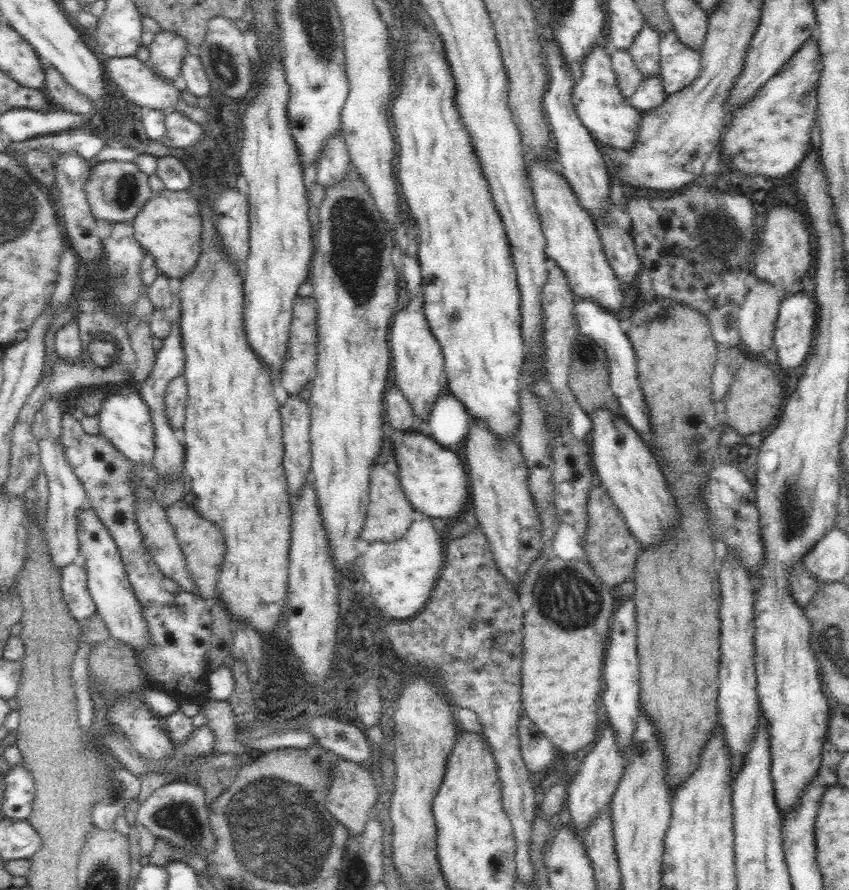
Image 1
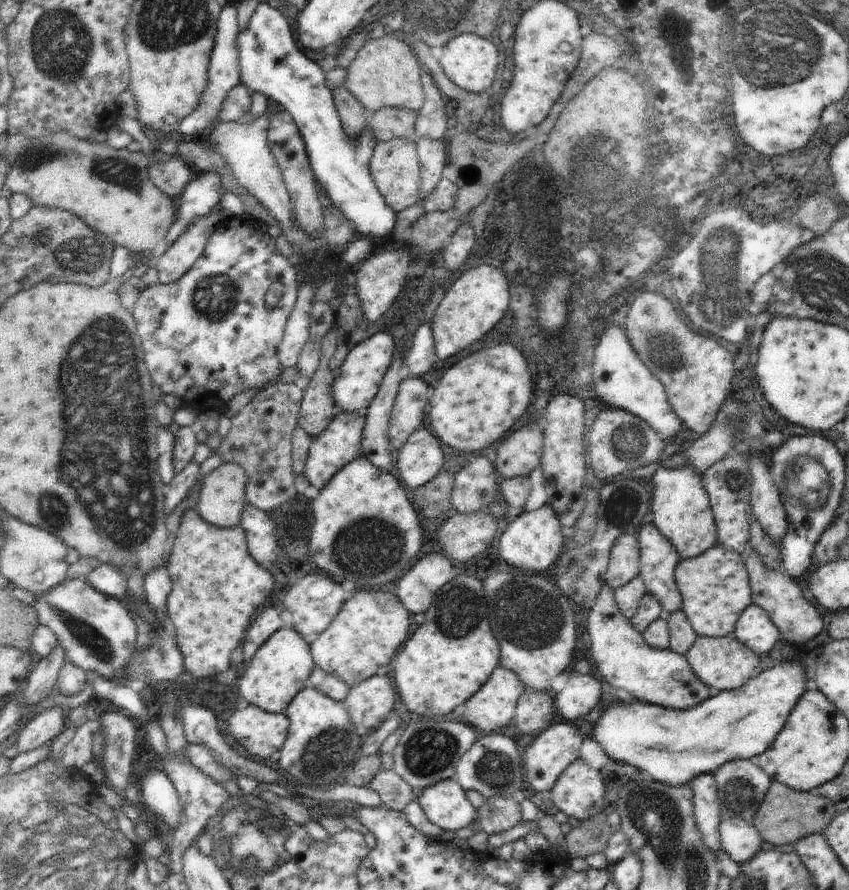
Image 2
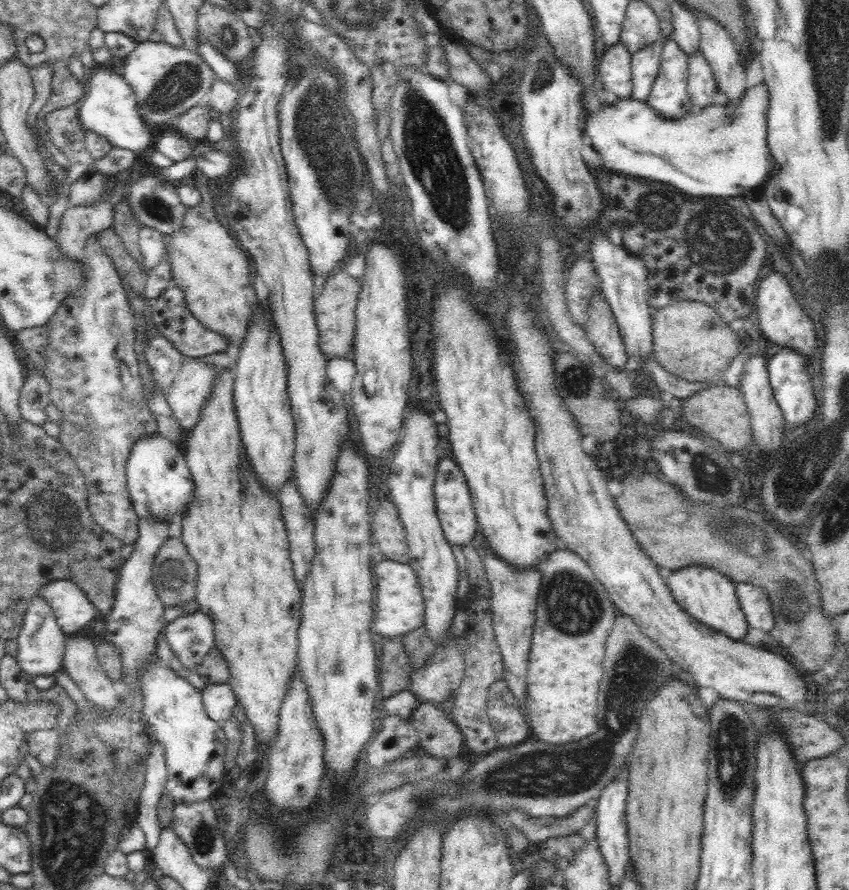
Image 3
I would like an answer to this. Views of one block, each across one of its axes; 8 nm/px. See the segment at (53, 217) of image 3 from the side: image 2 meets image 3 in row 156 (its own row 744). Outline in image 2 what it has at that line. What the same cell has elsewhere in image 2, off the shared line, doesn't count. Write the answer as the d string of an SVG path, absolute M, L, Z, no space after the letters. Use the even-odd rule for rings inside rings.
M96 720L76 728L74 738L64 748L61 760L67 769L81 770L82 766L93 758L93 735L98 728Z

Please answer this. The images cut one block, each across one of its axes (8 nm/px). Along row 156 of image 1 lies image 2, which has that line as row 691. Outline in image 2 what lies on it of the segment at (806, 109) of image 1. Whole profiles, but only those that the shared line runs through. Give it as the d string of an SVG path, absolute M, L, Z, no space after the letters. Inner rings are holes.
M792 662L786 664L779 664L774 668L761 673L756 672L750 680L746 681L742 686L729 691L720 691L715 697L710 697L704 702L701 702L698 706L687 709L671 709L670 707L663 707L660 705L654 705L653 703L637 702L633 705L628 705L615 700L613 706L605 710L597 721L596 727L593 730L593 738L596 739L600 746L606 751L612 759L620 762L627 762L636 766L644 774L648 774L652 779L660 780L662 783L670 784L673 787L681 787L682 785L689 785L691 781L694 781L700 775L714 774L722 765L734 759L751 759L752 757L762 754L778 736L780 730L785 725L786 719L790 714L790 711L796 706L798 699L806 691L806 678L802 666L799 664L792 664Z

